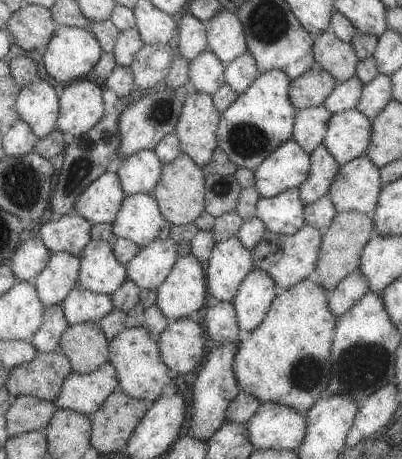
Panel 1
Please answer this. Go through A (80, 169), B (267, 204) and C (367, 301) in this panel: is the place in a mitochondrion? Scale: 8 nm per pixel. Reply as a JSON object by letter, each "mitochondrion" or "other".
{"A":"mitochondrion","B":"other","C":"other"}

